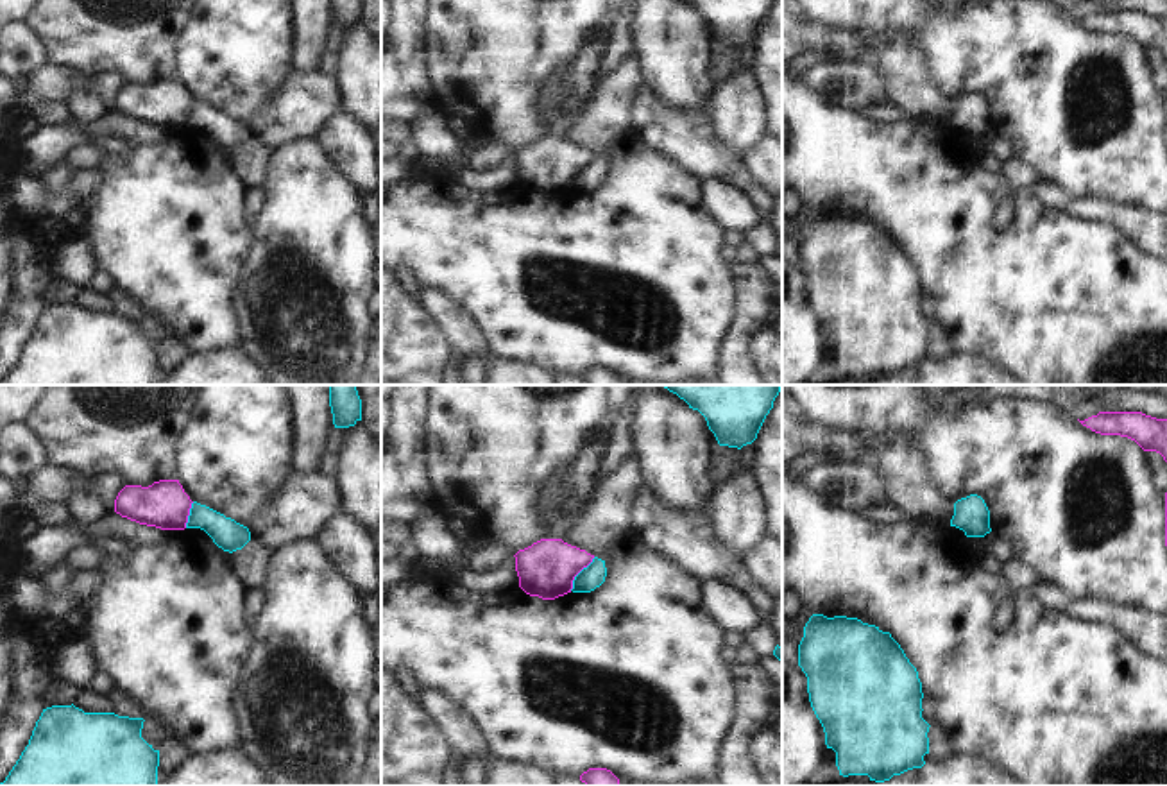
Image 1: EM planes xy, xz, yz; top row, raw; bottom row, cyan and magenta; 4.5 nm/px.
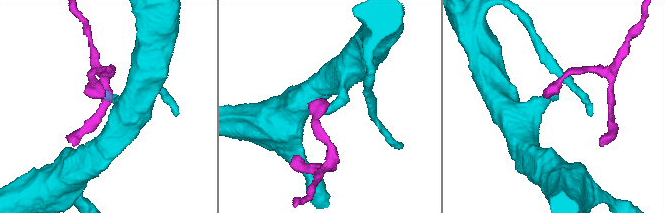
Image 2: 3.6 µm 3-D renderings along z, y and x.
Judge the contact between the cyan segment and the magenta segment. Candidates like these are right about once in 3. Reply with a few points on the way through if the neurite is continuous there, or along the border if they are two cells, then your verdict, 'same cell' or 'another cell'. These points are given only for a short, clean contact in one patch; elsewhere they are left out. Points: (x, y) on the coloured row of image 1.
border xz (595, 557), (575, 577), (570, 589); another cell

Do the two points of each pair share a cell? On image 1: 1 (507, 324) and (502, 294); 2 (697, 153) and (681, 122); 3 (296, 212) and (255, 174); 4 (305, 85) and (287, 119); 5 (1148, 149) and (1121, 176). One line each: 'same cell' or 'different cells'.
1: same cell
2: same cell
3: different cells
4: same cell
5: same cell

